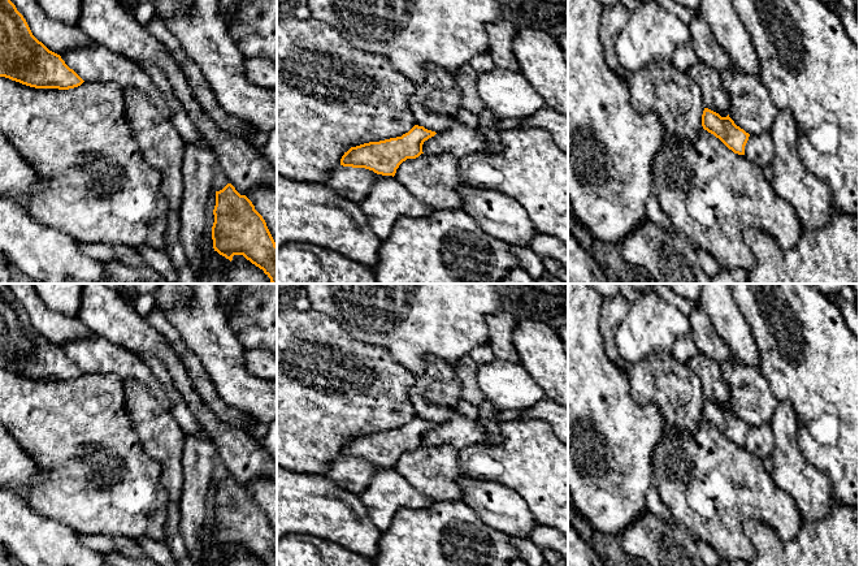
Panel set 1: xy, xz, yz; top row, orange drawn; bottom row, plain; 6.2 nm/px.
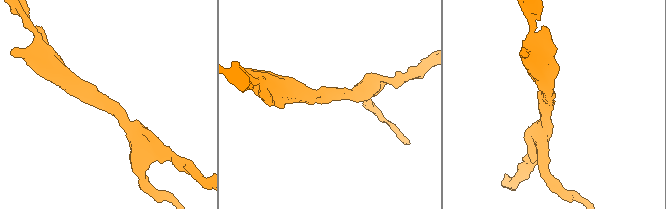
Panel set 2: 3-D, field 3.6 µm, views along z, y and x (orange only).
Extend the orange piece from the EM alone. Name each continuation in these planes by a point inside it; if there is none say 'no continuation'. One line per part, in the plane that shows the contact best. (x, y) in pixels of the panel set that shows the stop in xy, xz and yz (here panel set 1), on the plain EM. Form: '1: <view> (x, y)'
no continuation

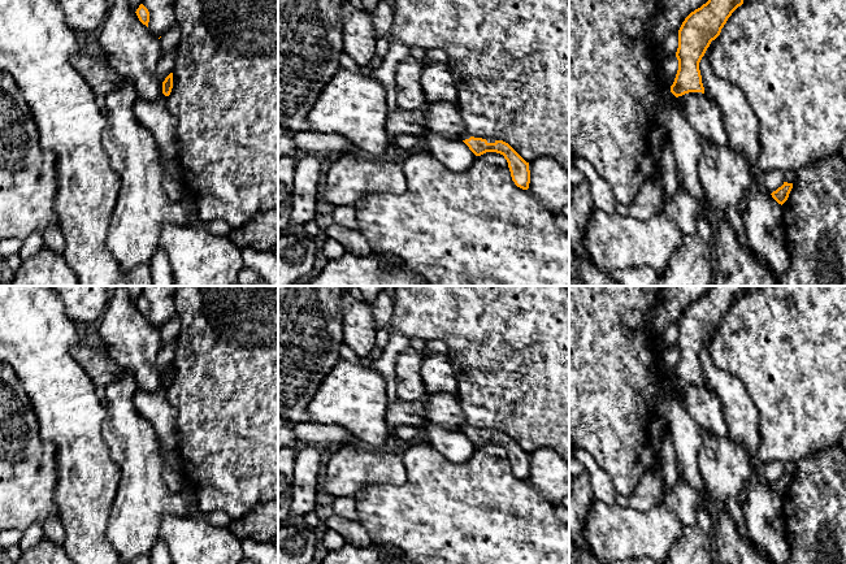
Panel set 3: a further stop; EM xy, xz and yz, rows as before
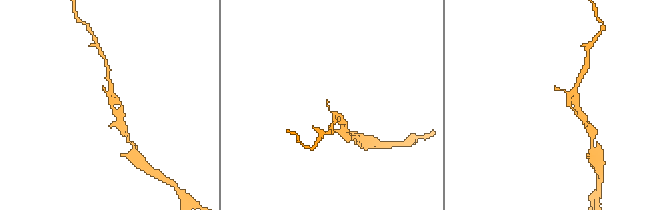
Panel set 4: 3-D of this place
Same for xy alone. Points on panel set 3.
no continuation

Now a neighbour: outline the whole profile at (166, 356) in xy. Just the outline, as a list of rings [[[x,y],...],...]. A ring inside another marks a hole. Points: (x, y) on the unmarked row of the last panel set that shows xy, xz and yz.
[[[177,339],[172,340],[159,355],[156,360],[156,368],[160,374],[165,372],[165,369],[173,364],[174,356],[177,350]]]

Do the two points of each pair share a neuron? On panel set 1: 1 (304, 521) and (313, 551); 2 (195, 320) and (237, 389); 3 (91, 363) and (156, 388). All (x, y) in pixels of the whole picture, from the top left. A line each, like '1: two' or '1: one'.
1: two
2: one
3: one

